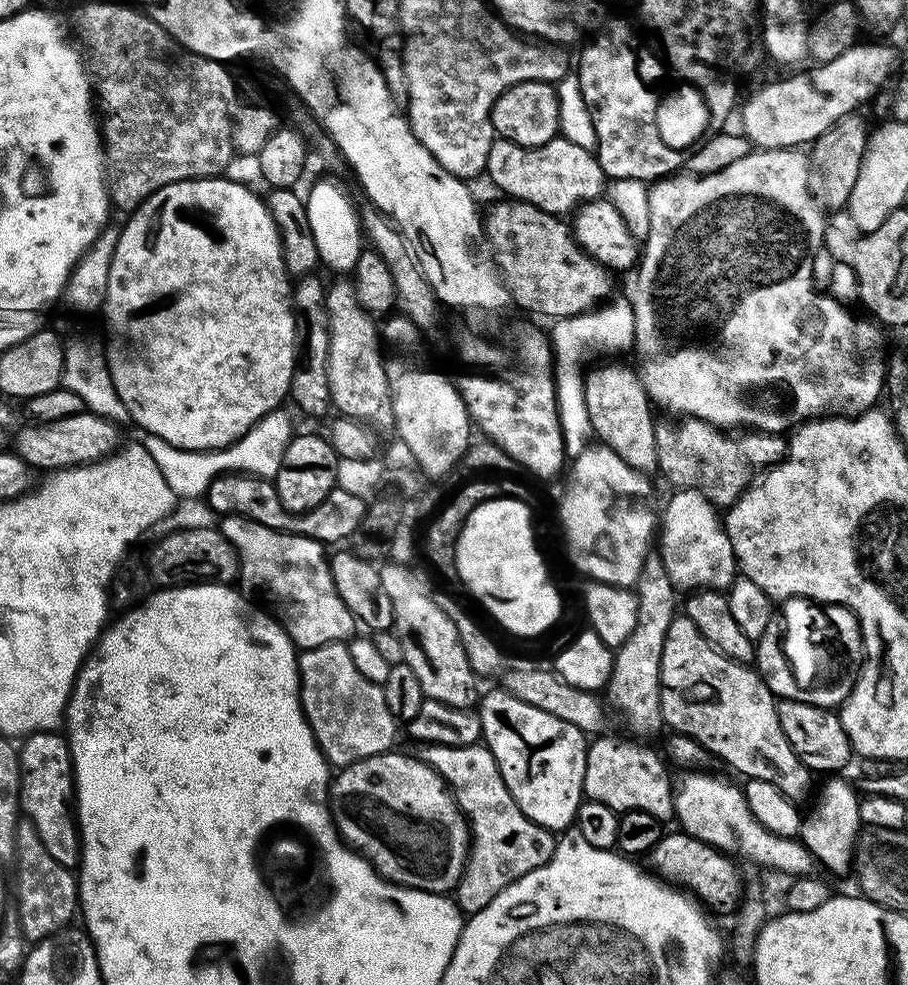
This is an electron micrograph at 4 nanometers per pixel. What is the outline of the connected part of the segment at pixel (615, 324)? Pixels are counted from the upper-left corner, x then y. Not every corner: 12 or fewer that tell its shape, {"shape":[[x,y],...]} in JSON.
{"shape":[[625,297],[555,319],[560,428],[572,458],[594,434],[582,360],[591,348],[633,347]]}

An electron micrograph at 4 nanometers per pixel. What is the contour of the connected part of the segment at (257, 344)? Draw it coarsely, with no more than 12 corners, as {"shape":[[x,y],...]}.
{"shape":[[246,185],[119,229],[109,376],[147,435],[241,440],[289,395],[294,300]]}

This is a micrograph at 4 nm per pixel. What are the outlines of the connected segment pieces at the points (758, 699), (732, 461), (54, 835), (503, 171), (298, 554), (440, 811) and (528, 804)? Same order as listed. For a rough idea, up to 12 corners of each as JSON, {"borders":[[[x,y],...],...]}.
{"borders":[[[677,614],[660,718],[801,802],[813,773],[755,667]],[[705,420],[657,423],[659,475],[728,510],[776,434],[745,440]],[[56,730],[18,748],[19,811],[50,858],[80,862],[72,754]],[[557,138],[492,141],[486,176],[505,197],[563,217],[601,199],[602,166]],[[245,516],[218,527],[297,649],[358,621],[321,541]],[[389,750],[330,784],[340,839],[449,893],[471,847],[443,775]],[[505,690],[483,743],[522,814],[573,827],[586,734]]]}

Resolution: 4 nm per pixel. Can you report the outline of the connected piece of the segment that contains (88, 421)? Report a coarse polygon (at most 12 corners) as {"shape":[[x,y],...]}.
{"shape":[[89,410],[26,429],[29,466],[77,468],[109,455],[121,429]]}

